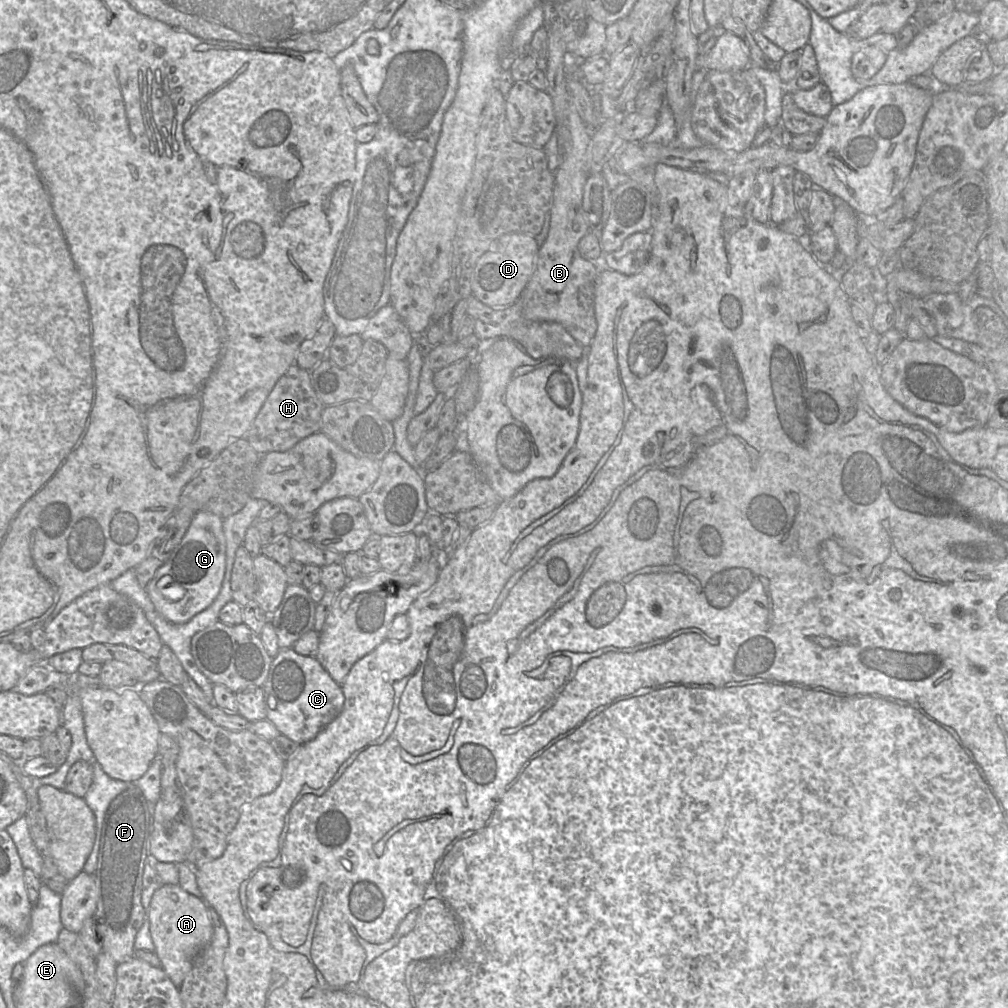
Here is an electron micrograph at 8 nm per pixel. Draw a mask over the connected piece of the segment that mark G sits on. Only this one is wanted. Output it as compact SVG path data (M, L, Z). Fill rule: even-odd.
M200 511L193 516L185 536L167 561L157 569L145 589L156 610L165 619L183 624L212 604L221 590L225 570L226 540L222 519L211 512ZM165 576L170 576L171 581ZM175 586L184 590L183 597L176 601L167 597L171 593L169 589Z

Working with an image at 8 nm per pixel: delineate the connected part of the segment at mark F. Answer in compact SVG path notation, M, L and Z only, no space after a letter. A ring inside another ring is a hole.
M133 783L118 794L104 811L101 824L96 820L97 867L95 876L100 888L100 897L94 919L97 922L103 952L116 963L122 963L134 958L135 938L138 930L146 922L146 910L142 904L143 875L146 864L153 866L157 861L150 854L150 840L154 825L154 804L149 802L145 794Z

